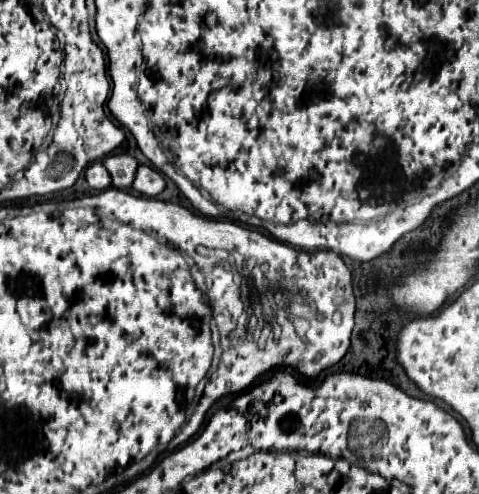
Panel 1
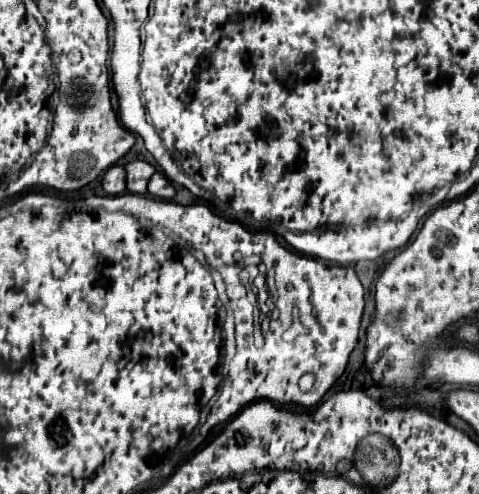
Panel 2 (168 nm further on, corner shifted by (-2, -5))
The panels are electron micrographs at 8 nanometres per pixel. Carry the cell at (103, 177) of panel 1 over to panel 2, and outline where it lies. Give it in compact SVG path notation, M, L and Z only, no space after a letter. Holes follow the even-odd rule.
M112 165L104 177L102 177L102 189L108 193L108 195L120 195L122 191L126 191L126 173L124 173L124 167L122 165Z

